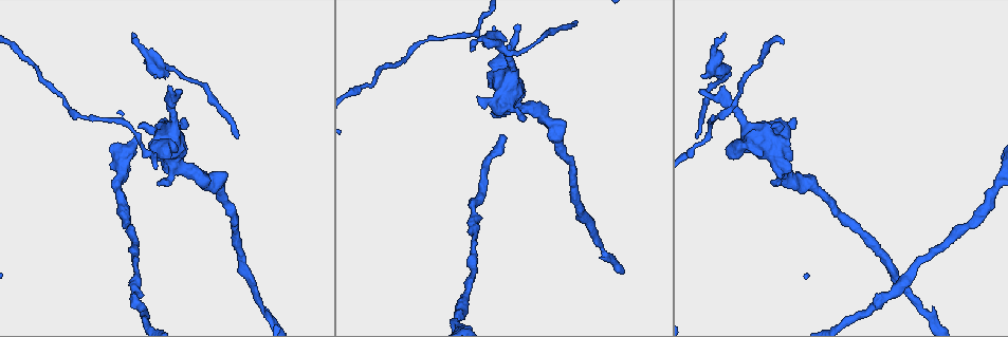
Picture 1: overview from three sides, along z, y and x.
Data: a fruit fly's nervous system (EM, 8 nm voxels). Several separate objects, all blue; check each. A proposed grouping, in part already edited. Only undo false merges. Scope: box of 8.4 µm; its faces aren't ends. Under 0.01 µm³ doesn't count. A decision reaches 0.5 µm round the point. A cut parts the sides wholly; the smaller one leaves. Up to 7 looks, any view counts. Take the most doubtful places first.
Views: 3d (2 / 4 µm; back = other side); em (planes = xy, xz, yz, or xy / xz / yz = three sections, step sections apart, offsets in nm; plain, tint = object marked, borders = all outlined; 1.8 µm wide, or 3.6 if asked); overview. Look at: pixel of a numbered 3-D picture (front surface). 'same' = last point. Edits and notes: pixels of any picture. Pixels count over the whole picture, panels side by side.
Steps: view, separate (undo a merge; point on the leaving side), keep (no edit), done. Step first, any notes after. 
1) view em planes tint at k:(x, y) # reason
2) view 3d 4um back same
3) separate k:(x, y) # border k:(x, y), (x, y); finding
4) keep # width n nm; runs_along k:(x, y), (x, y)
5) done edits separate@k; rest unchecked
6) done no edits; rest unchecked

view 3d 4um at 1:(503, 77) # a fork

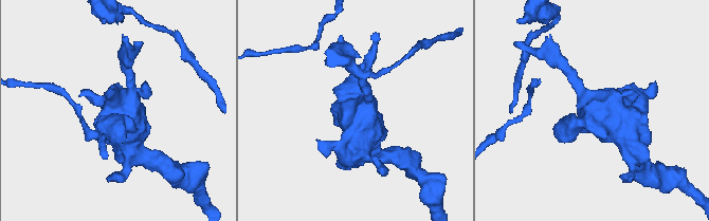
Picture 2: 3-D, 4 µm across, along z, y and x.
view em 3.6um planes borders at 2:(355, 107) # need the tissue

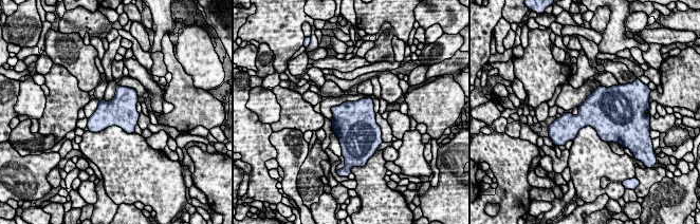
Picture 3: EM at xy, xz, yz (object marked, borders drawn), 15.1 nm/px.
keep # all the same neuron

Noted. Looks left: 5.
view em xy step 8 tint at 1:(726, 70) # sudden change in width

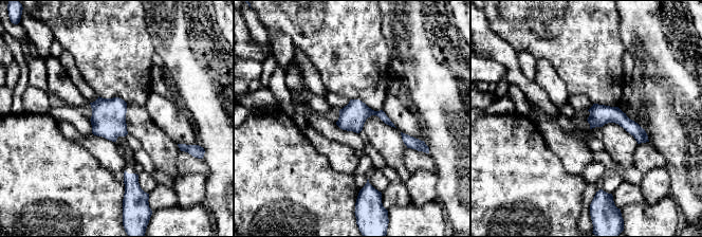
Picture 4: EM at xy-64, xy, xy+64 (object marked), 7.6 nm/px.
keep # runs_along 4:(592, 110), (615, 114), (645, 139); one neuron here

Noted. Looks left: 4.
view em 3.6um yz step 8 tint at 1:(925, 312) # narrows sharply

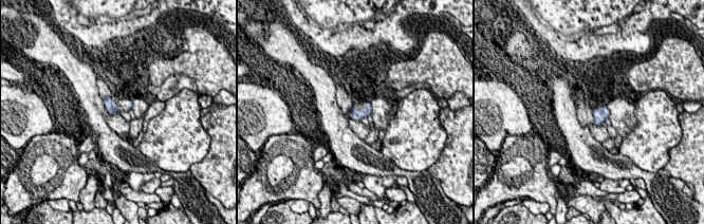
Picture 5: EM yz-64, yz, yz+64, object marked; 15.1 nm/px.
keep # continuous, no second neuron

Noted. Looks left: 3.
done no edits; rest unchecked

